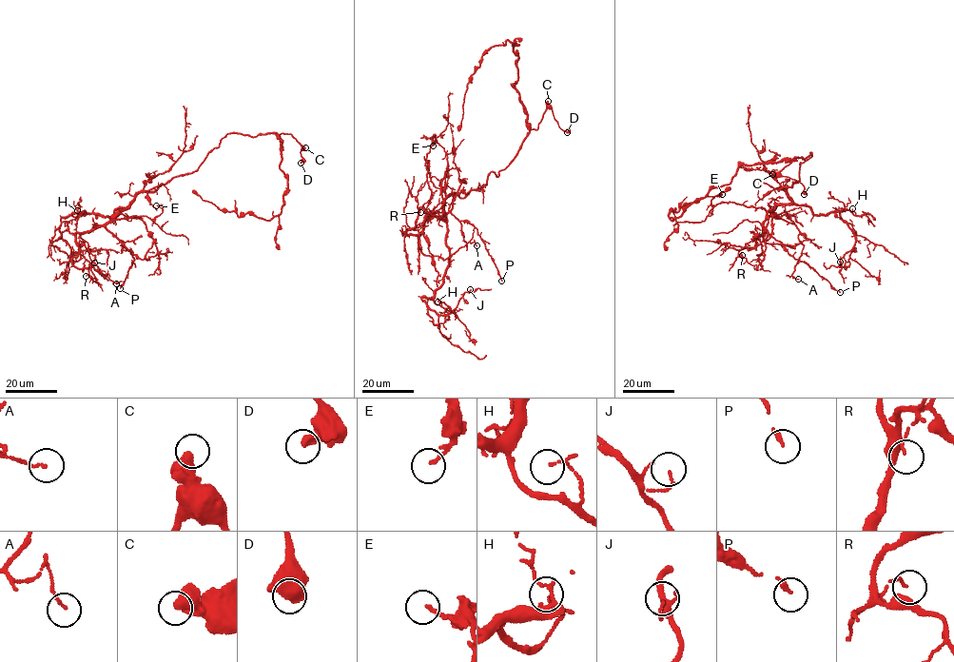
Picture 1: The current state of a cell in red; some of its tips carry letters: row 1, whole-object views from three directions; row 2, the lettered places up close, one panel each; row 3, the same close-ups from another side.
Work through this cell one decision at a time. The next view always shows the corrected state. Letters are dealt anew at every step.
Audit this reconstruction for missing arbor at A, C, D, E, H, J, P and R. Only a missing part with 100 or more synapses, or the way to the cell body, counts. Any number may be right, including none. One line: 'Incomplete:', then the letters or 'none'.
Incomplete: none

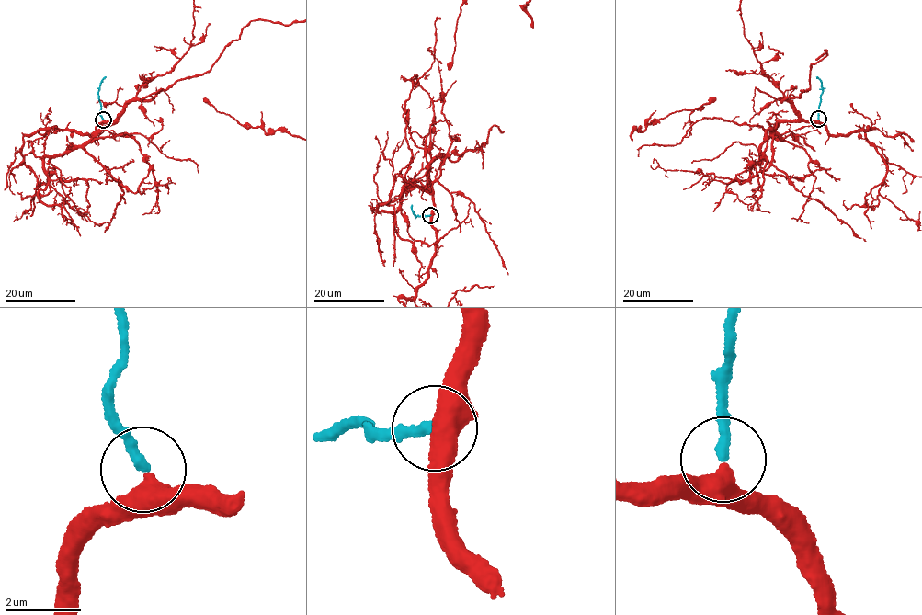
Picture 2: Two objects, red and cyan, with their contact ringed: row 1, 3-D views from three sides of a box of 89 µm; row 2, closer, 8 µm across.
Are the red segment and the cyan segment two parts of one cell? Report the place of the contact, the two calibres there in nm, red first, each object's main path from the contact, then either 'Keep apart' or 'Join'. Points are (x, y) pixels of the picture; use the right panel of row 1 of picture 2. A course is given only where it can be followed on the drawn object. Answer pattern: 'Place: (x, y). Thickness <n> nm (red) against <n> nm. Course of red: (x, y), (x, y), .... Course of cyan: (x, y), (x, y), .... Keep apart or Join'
Place: (818, 119). Thickness 400 nm (red) against 280 nm. Course of red: (818, 119), (782, 101), (809, 90), (825, 50), (734, 67), (713, 93), (631, 136), (715, 97). Course of cyan: (818, 119), (822, 87), (816, 76). Join

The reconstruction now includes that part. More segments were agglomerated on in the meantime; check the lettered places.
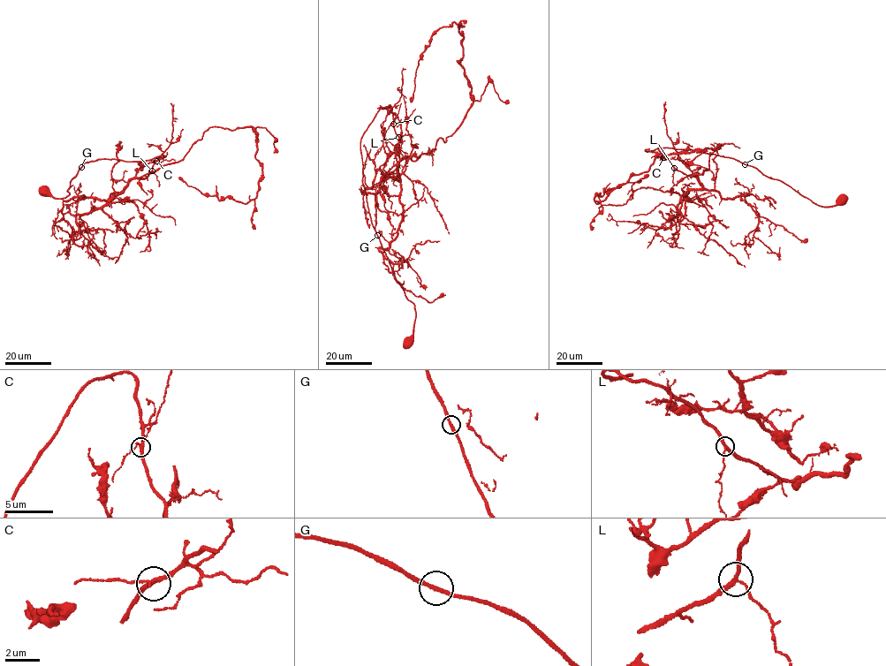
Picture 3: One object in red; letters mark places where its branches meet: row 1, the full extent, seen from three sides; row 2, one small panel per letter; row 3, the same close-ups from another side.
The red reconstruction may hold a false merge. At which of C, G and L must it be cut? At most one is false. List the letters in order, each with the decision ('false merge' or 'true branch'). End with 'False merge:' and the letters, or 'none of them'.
C: true branch
G: true branch
L: true branch
False merge: none of them

